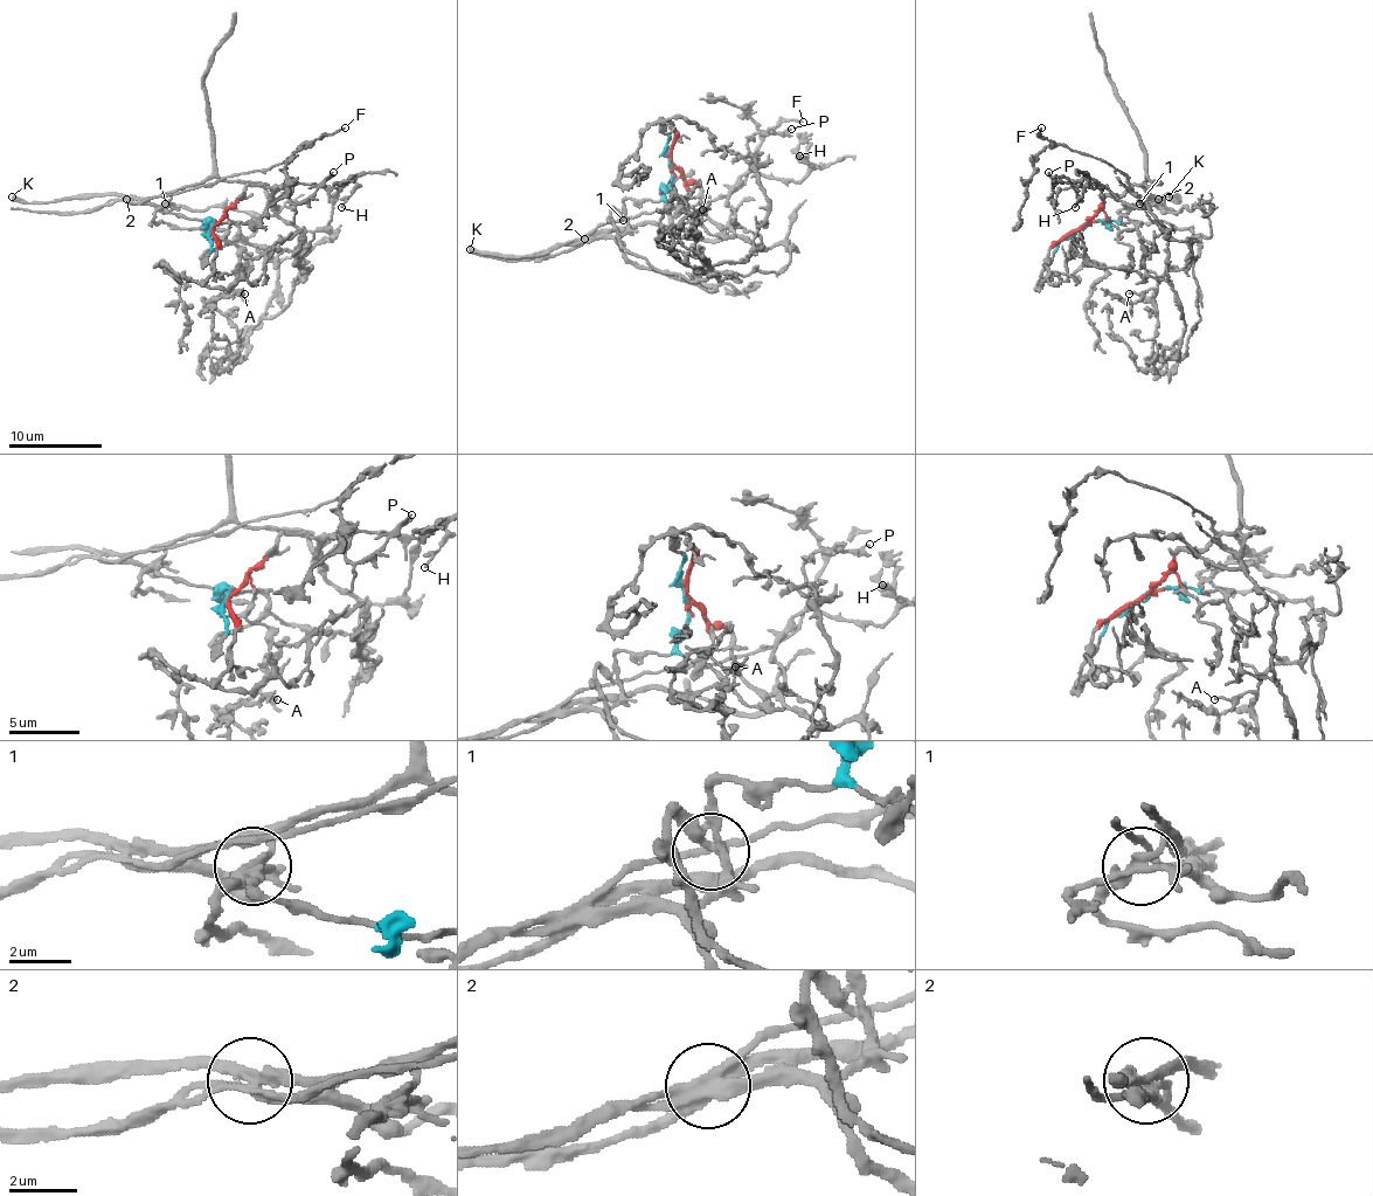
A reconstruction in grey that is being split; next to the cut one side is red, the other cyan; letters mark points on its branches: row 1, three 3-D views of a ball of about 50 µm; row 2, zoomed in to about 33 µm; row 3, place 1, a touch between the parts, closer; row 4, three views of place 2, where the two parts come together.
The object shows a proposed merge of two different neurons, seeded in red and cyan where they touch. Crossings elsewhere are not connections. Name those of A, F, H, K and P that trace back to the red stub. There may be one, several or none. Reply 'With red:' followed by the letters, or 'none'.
With red: A, H, K, P

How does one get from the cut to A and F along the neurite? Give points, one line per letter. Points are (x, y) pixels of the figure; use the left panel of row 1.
A: (212, 226), (249, 185), (263, 187), (184, 185), (153, 219), (233, 242), (249, 263), (233, 287), (244, 294)
F: (212, 226), (165, 209), (167, 204), (133, 204), (270, 171), (298, 147), (345, 129)

